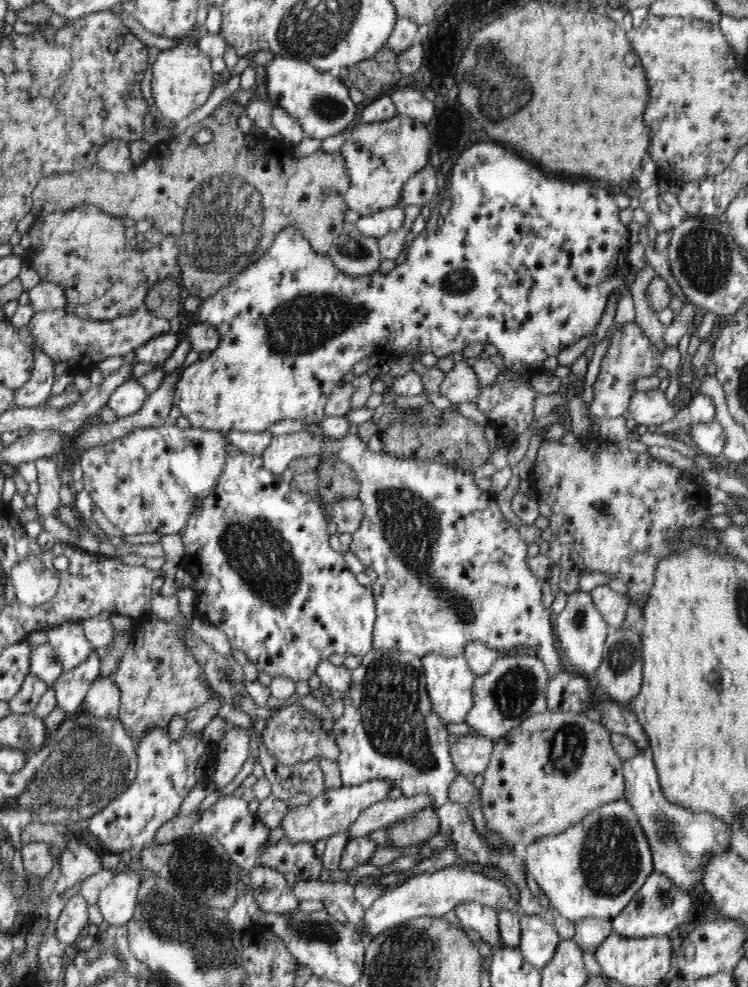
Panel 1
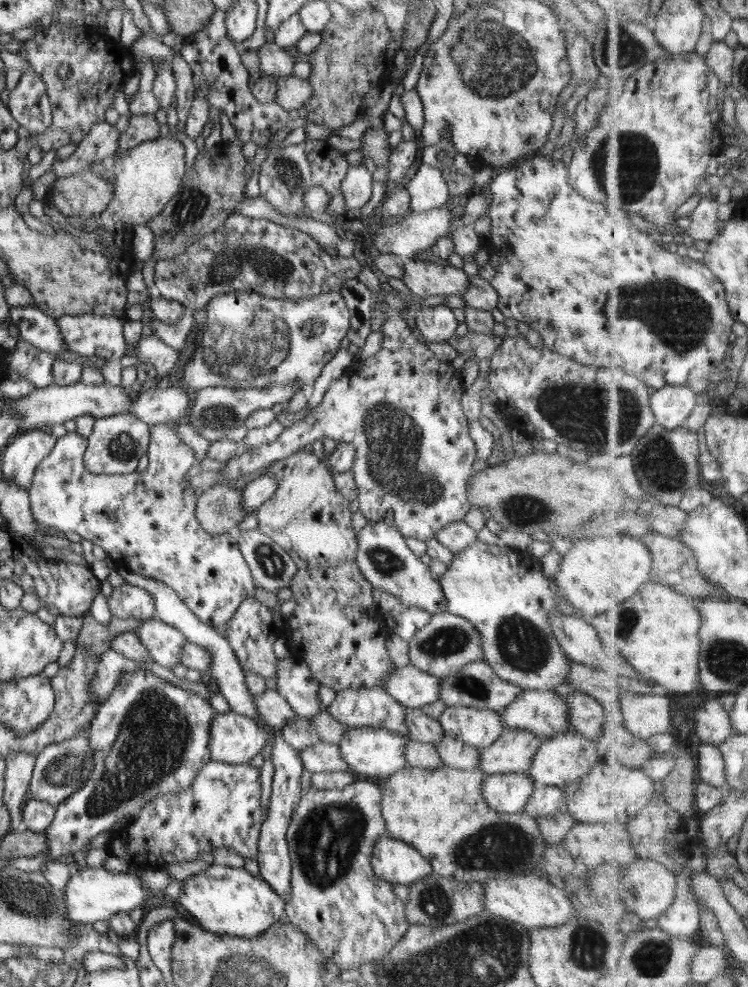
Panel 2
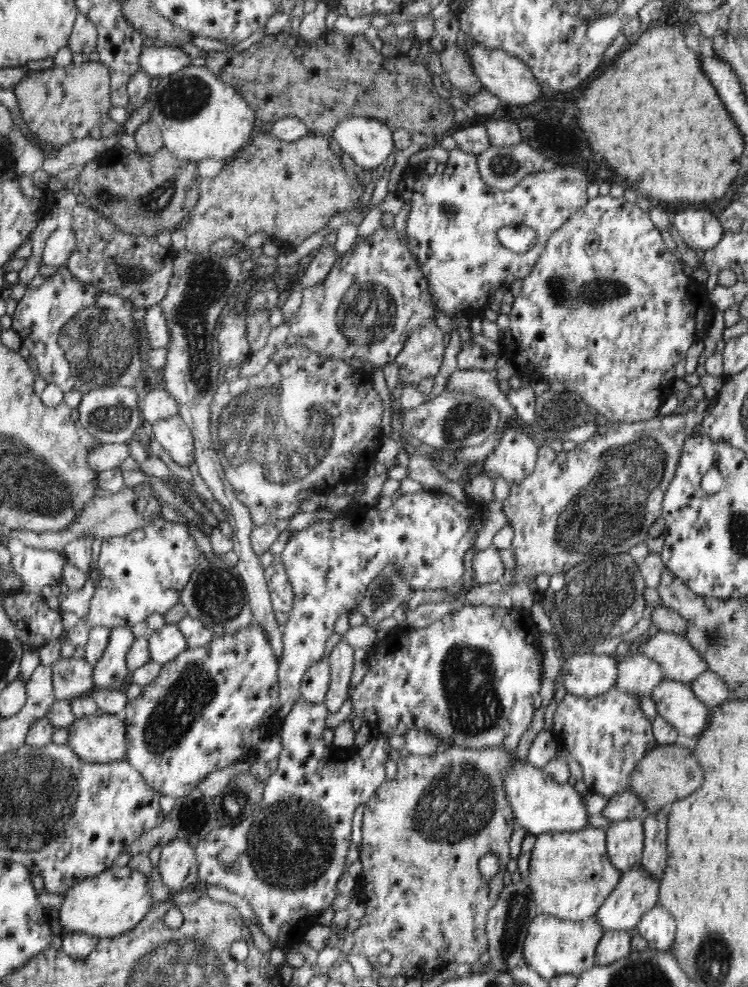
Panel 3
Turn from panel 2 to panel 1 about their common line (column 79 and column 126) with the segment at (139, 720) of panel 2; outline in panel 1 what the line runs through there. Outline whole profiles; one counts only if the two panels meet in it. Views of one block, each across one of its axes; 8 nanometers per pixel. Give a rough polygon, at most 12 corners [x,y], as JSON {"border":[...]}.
{"border":[[162,728],[135,746],[132,784],[88,821],[103,852],[153,845],[218,743]]}

